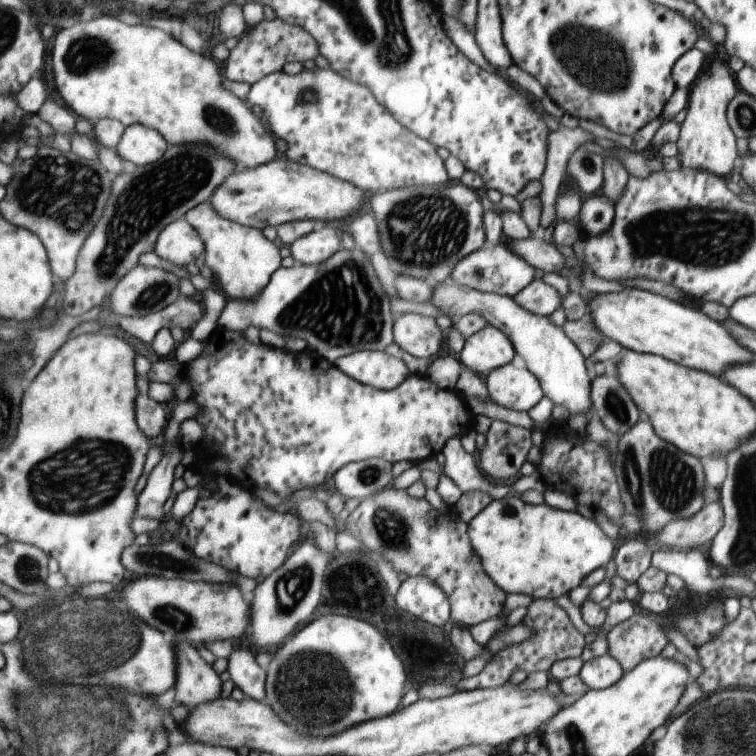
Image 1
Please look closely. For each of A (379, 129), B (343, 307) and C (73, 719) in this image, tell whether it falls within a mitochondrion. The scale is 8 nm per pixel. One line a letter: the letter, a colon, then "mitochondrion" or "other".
A: other
B: mitochondrion
C: mitochondrion

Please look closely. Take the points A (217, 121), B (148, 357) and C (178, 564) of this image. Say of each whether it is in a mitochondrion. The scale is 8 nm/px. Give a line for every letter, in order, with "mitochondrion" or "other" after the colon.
A: mitochondrion
B: other
C: mitochondrion

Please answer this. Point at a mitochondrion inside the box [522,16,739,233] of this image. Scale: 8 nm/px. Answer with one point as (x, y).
(594, 59)

